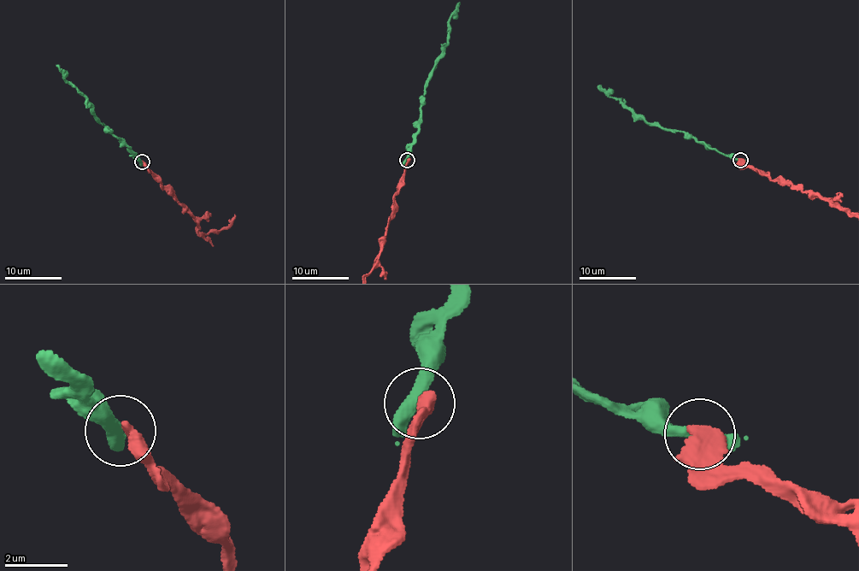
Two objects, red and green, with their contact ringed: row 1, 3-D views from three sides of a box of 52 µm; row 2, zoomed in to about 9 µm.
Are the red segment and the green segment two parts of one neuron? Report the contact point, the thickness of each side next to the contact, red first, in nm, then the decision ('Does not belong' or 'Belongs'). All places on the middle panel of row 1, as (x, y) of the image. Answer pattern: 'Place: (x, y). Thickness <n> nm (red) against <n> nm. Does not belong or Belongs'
Place: (407, 160). Thickness 480 nm (red) against 400 nm. Does not belong

